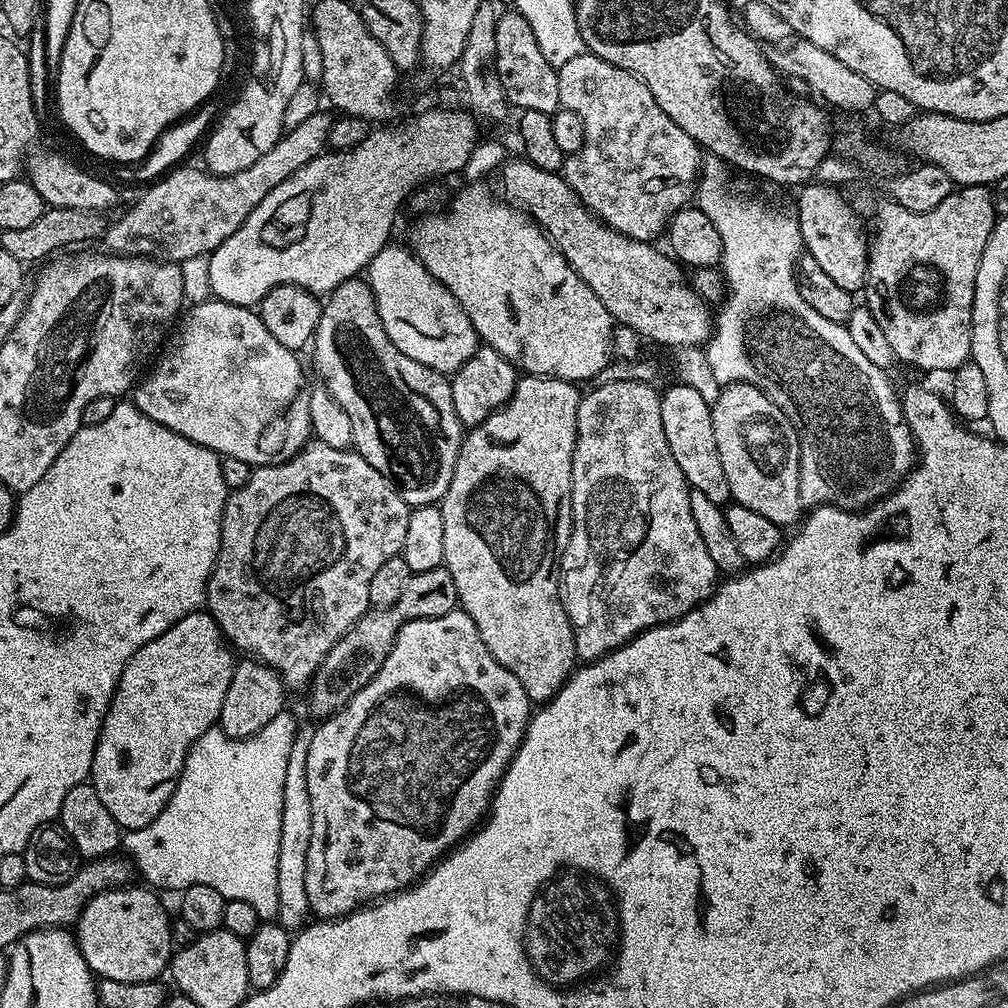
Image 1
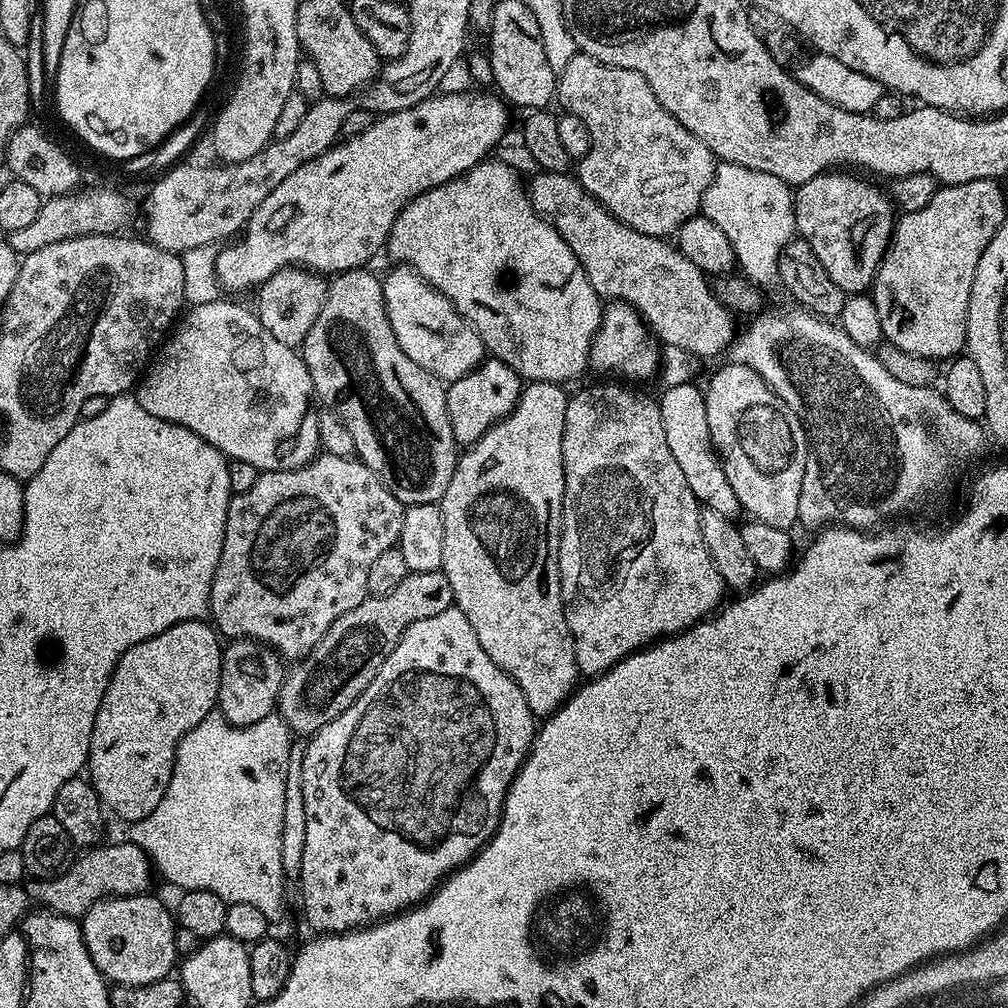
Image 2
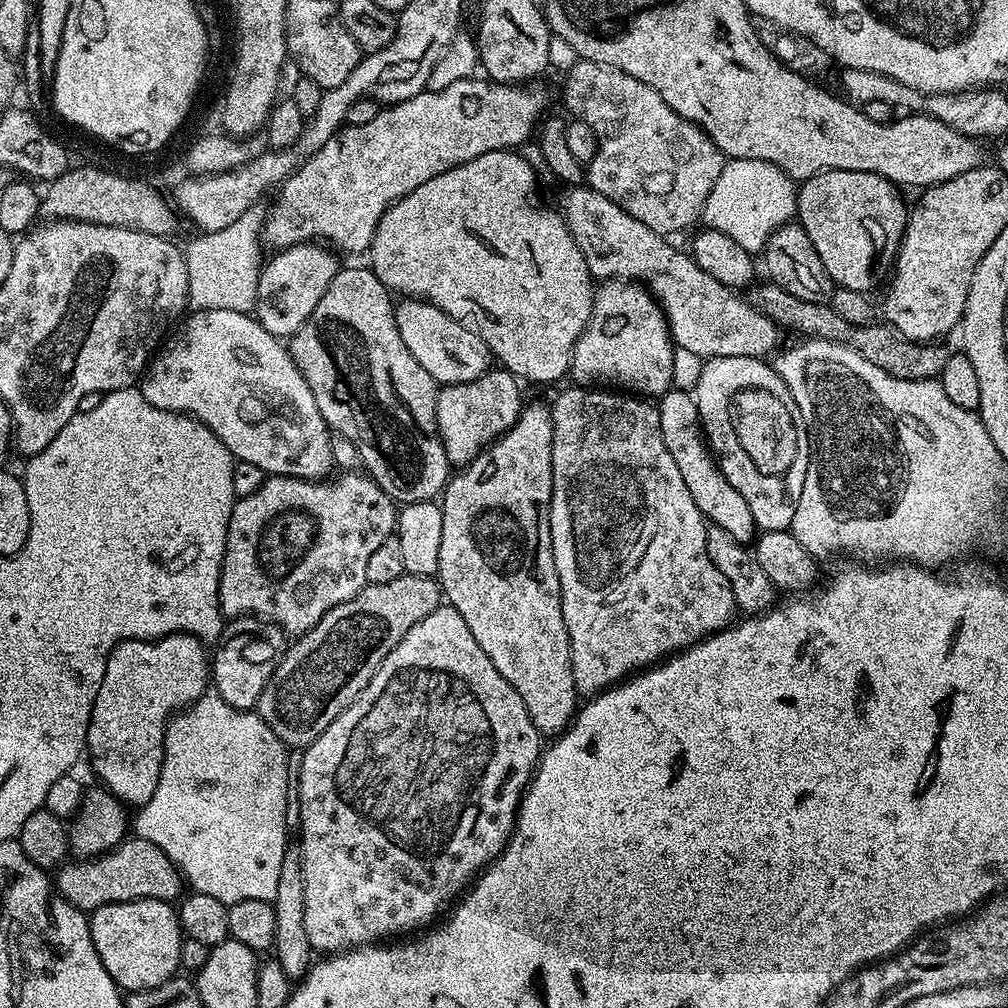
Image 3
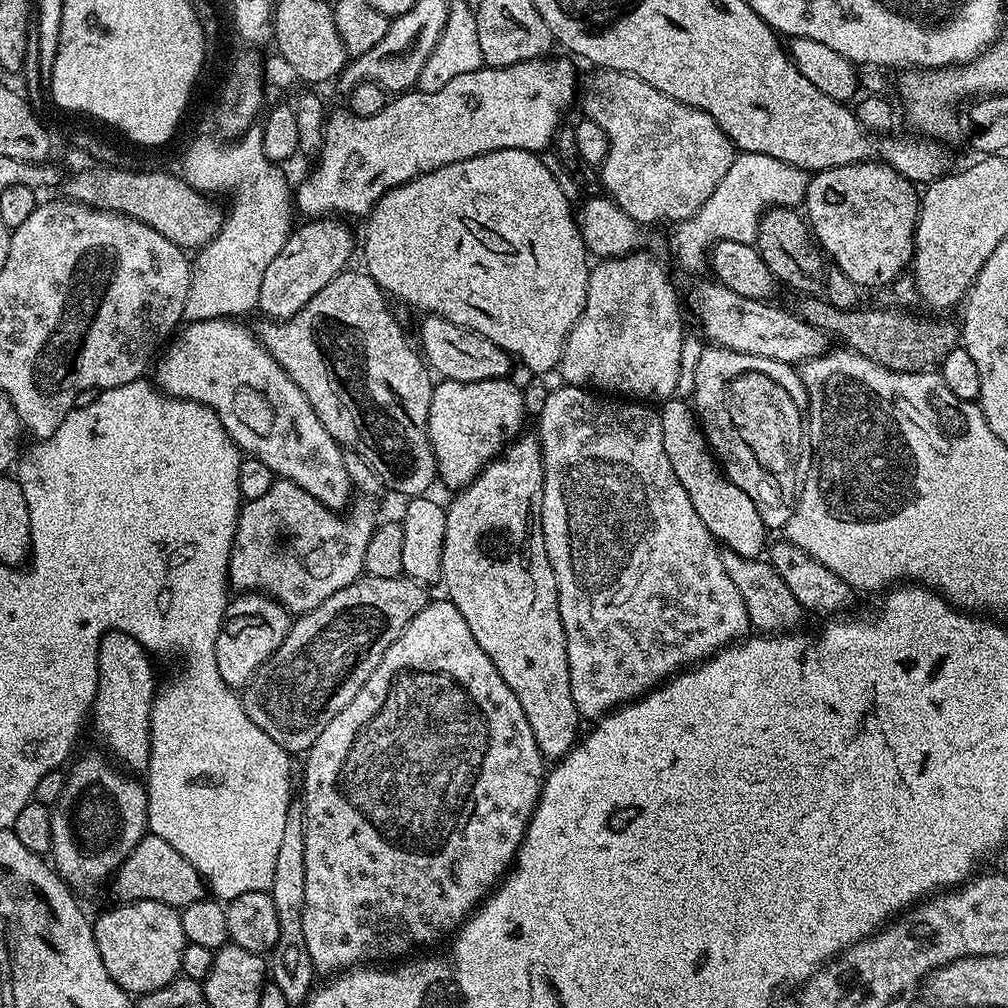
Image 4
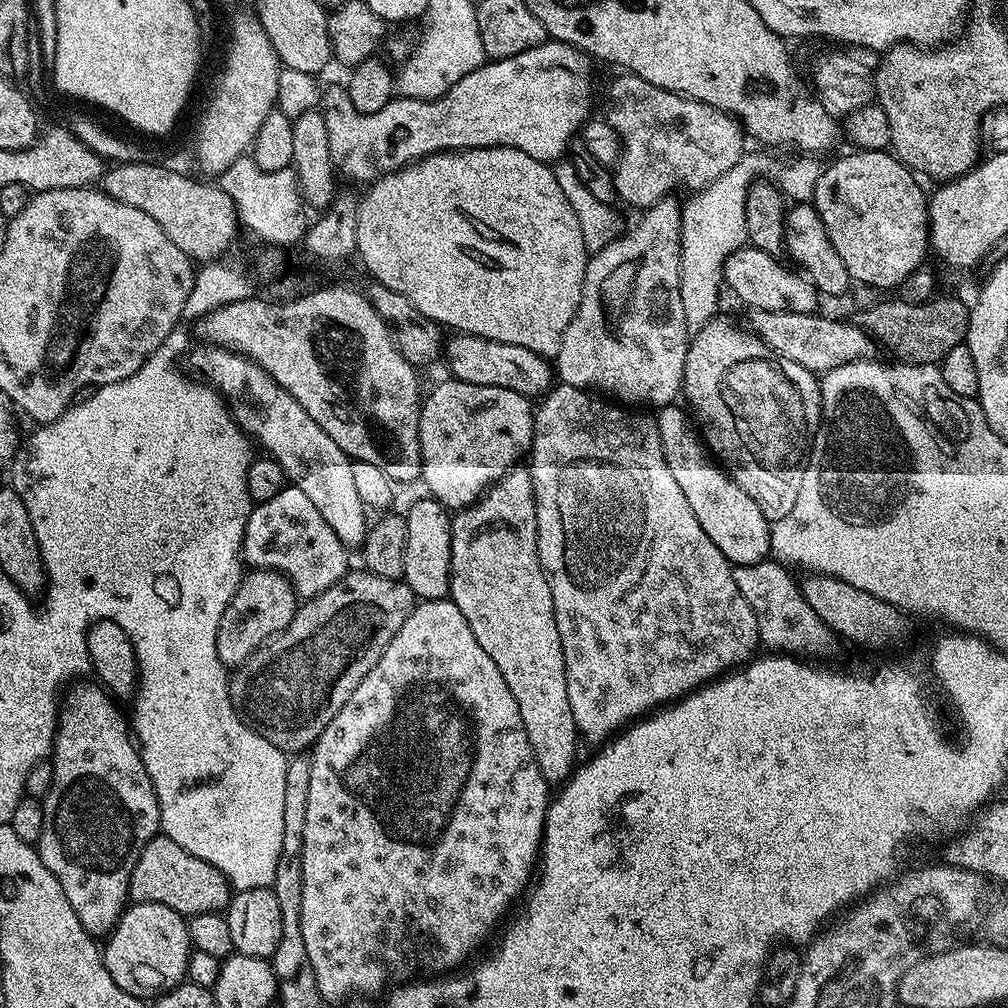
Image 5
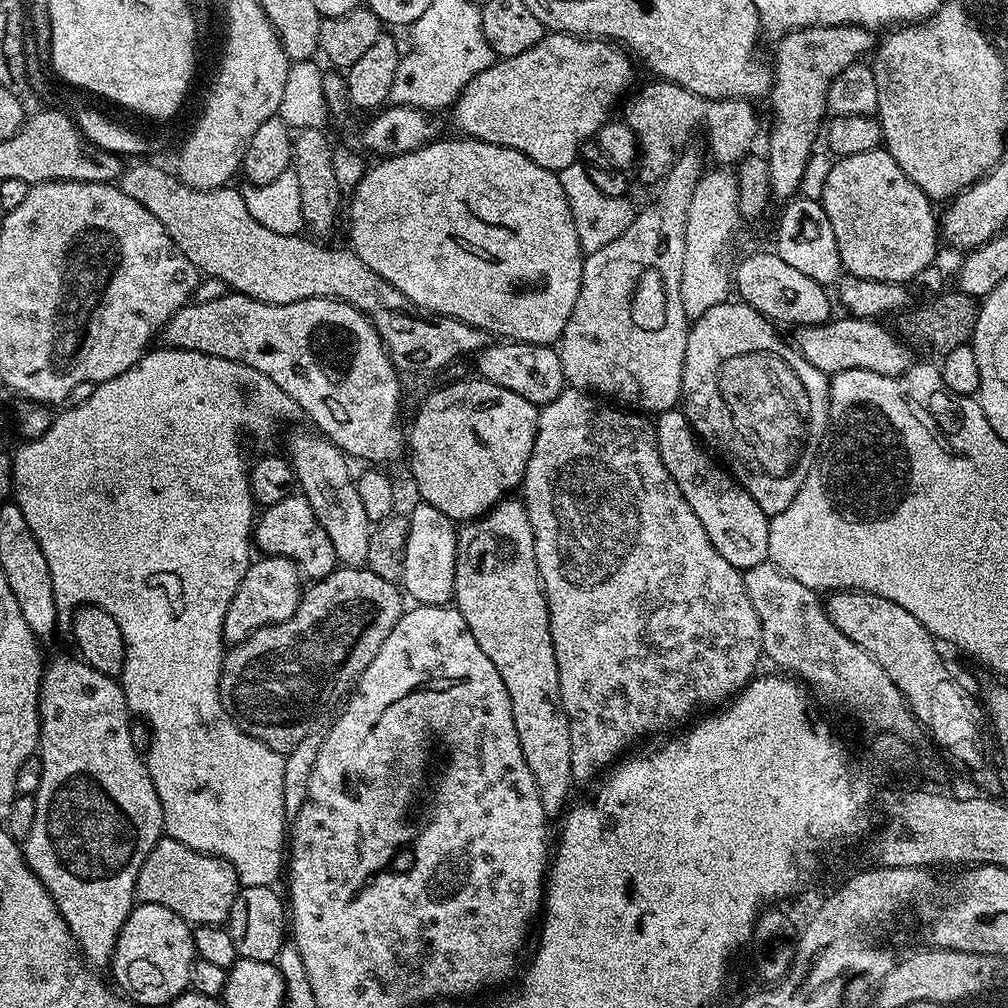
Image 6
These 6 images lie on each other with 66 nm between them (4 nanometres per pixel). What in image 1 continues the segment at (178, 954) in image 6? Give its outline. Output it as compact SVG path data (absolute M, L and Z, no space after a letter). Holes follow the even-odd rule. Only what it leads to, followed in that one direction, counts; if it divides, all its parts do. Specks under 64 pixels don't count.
M125 886L114 888L110 892L98 892L95 898L82 910L80 919L74 925L74 935L82 950L82 958L86 958L88 969L100 980L114 982L146 982L155 980L160 971L169 967L174 955L172 943L172 920L164 909L155 891L147 887Z

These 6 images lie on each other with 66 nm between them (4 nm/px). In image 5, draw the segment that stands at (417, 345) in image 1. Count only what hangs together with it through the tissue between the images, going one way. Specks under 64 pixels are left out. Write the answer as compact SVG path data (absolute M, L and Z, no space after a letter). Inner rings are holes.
M467 334L453 335L453 340L447 341L443 349L443 359L448 359L448 368L455 379L462 382L470 382L478 386L502 386L506 390L514 390L518 394L529 398L540 398L553 387L554 368L545 357L538 355L537 352L526 350L526 346L510 346L502 342L487 340L481 336L469 336Z

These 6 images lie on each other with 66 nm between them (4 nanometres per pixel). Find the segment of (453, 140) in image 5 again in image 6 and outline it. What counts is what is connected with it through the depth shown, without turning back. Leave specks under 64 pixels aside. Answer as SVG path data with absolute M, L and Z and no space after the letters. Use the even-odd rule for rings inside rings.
M548 30L530 50L501 59L494 70L477 81L466 97L466 108L473 126L480 131L477 133L488 143L518 154L534 170L554 177L581 159L584 143L595 141L625 119L626 106L639 94L649 76L644 60L631 48L618 46L615 40Z

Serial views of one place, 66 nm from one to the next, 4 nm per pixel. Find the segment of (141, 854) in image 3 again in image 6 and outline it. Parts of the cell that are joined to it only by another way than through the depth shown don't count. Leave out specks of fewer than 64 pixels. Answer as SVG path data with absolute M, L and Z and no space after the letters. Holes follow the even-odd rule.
M166 835L158 842L142 879L142 892L147 899L170 902L170 906L182 910L182 914L201 929L231 929L236 919L238 898L242 898L244 890L241 873L234 862L222 854L192 847L176 835Z

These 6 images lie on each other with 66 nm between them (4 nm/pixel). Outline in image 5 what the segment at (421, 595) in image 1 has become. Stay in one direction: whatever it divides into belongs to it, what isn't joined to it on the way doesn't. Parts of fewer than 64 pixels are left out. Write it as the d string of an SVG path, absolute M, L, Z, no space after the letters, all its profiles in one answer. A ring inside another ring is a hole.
M349 570L334 586L322 590L322 594L305 599L297 607L290 626L267 640L231 673L228 688L234 710L244 724L285 754L300 754L315 745L334 714L358 690L358 682L374 670L378 658L382 658L386 646L390 646L394 634L398 634L402 622L406 622L418 603L418 597L403 579L391 580L367 570L359 571Z

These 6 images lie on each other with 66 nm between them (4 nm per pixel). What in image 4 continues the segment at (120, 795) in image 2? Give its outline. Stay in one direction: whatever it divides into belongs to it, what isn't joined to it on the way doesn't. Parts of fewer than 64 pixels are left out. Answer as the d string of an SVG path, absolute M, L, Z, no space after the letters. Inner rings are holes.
M107 632L100 640L100 649L98 650L98 690L96 691L96 701L92 703L90 713L91 723L96 723L96 732L100 735L102 743L108 747L107 755L121 769L127 770L132 774L140 774L145 771L150 762L151 750L151 708L152 701L158 691L156 684L156 672L152 669L149 653L145 652L144 647L130 634L125 632Z

